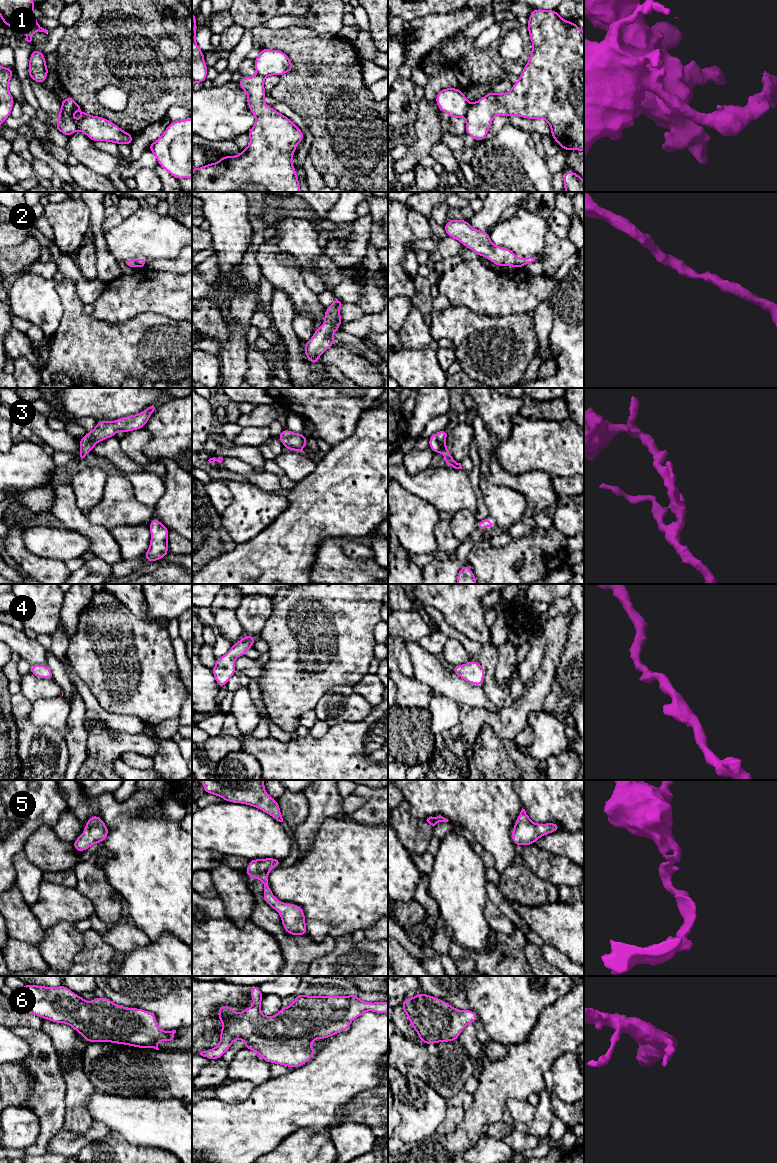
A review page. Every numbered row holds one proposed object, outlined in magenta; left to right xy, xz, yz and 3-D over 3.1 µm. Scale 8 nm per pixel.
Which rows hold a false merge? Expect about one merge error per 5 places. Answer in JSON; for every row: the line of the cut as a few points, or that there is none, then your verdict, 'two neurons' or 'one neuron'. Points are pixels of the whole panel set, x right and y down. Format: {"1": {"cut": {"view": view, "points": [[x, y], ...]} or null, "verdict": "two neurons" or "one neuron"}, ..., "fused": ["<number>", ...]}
{"1": {"cut": null, "verdict": "one neuron"}, "2": {"cut": null, "verdict": "one neuron"}, "3": {"cut": null, "verdict": "one neuron"}, "4": {"cut": null, "verdict": "one neuron"}, "5": {"cut": null, "verdict": "one neuron"}, "6": {"cut": null, "verdict": "one neuron"}, "fused": []}

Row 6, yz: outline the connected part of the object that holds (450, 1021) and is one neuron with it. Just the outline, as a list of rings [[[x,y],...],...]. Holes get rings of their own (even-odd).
[[[420,991],[413,998],[406,997],[401,1008],[421,1042],[427,1045],[457,1041],[463,1029],[478,1020],[476,1012],[455,1009],[448,1002]]]

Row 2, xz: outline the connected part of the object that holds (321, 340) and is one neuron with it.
[[[335,297],[333,303],[325,309],[325,322],[315,330],[311,339],[304,343],[306,358],[312,364],[318,365],[319,357],[335,344],[332,335],[336,333],[342,324],[340,307],[343,304],[343,301]]]

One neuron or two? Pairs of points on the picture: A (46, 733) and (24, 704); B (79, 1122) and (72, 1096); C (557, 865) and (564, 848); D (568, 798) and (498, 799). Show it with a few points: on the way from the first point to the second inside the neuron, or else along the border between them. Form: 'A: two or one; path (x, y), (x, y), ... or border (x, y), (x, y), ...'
A: one; path (36, 733), (24, 722), (24, 714)
B: one; path (77, 1116), (75, 1102)
C: two; border (539, 847), (555, 855), (565, 856), (573, 862)
D: two; border (514, 790), (523, 807)

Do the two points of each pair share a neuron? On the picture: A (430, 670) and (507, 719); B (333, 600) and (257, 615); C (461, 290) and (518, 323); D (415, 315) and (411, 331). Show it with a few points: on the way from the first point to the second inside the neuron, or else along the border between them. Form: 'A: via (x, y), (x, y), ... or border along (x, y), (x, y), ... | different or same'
A: border along (470, 705), (490, 710), (496, 707) | different
B: border along (272, 598), (272, 614), (260, 633) | different
C: border along (527, 313), (512, 313), (499, 316), (481, 315) | different
D: via (415, 319), (415, 327) | same

